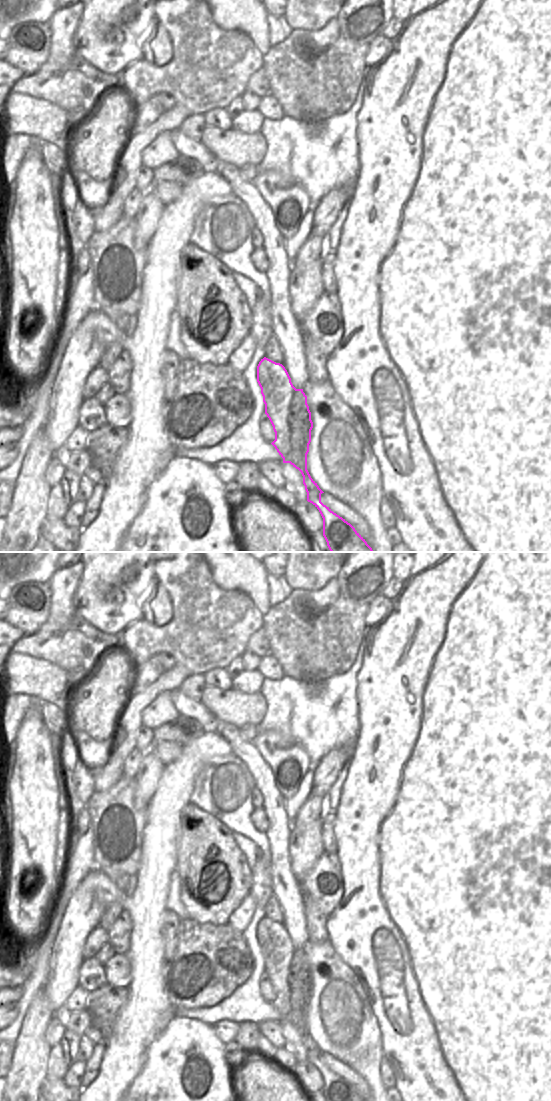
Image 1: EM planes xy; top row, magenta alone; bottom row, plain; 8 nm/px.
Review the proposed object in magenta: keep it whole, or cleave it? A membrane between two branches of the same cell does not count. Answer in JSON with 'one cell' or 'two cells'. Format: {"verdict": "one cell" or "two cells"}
{"verdict": "two cells"}

